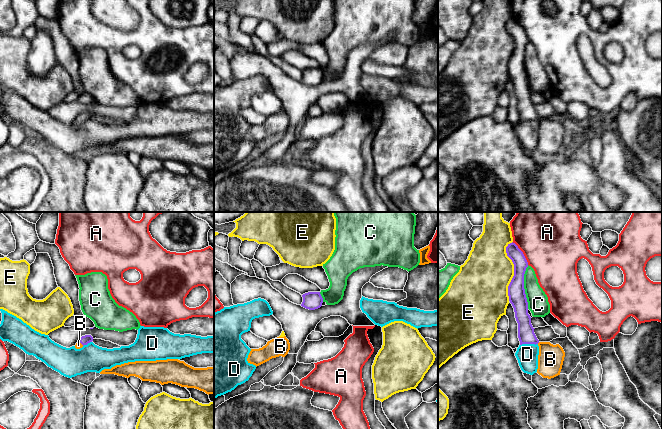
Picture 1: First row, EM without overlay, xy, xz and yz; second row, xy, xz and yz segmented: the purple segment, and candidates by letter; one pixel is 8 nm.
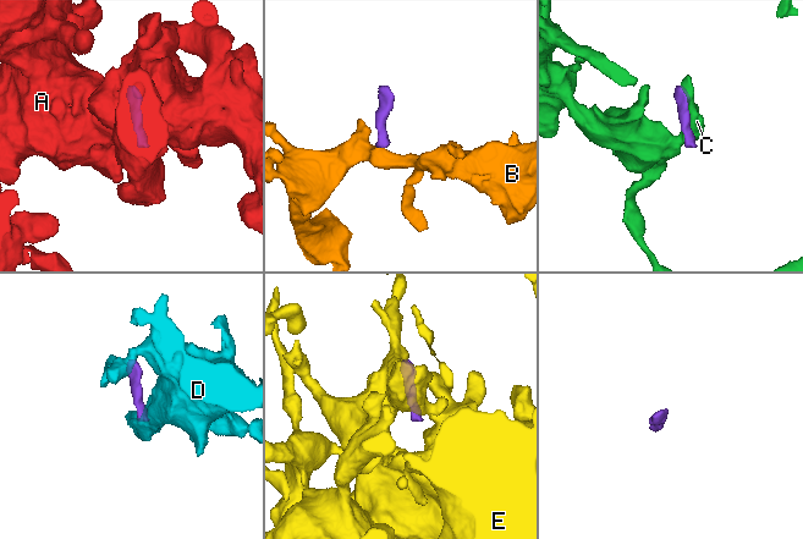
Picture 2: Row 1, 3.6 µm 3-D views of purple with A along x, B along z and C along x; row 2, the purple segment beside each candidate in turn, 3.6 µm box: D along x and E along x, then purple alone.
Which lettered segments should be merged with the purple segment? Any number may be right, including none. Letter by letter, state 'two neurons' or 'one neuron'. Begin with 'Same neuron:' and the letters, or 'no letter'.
Same neuron: B
A: two neurons
B: one neuron
C: two neurons
D: two neurons
E: two neurons

